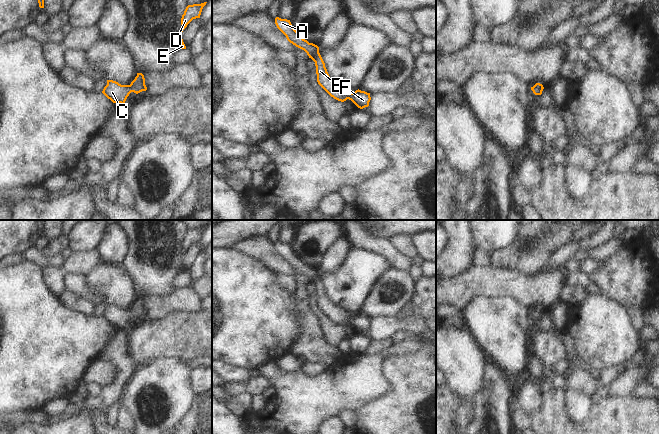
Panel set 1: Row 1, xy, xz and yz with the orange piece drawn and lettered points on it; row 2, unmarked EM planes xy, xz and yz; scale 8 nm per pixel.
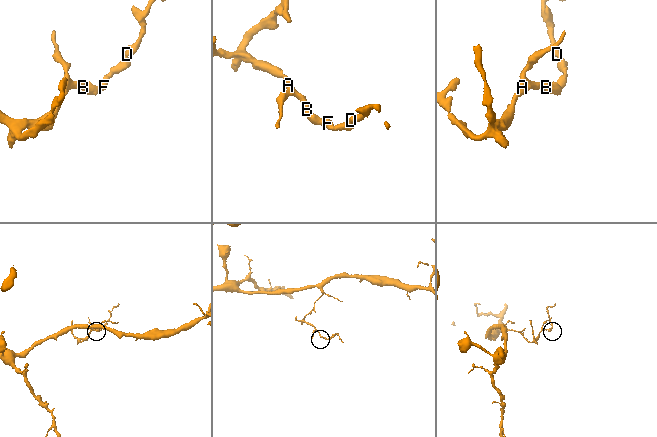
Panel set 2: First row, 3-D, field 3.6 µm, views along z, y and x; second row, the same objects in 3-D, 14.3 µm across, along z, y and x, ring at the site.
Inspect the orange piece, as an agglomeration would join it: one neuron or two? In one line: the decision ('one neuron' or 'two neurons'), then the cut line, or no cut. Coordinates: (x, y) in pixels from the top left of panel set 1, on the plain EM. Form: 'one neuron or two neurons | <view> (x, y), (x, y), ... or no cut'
one neuron | no cut

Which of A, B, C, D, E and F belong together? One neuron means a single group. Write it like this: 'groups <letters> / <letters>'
groups A B C D E F

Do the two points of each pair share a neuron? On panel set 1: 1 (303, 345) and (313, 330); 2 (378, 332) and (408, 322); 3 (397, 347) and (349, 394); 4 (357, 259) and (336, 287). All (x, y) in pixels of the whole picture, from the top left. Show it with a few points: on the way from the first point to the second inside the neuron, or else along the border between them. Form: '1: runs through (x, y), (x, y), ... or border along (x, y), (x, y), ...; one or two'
1: runs through (307, 341), (310, 338), (310, 334); one
2: runs through (385, 327), (401, 326); one
3: runs through (384, 354), (357, 381); one
4: runs through (357, 266), (343, 280); one

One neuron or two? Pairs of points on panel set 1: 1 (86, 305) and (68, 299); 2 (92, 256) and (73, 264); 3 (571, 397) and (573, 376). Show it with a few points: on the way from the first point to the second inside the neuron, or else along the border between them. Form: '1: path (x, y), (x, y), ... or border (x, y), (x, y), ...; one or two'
1: path (82, 305), (72, 301); one
2: path (87, 260), (78, 263); one
3: border (567, 386), (581, 391), (590, 397); two

